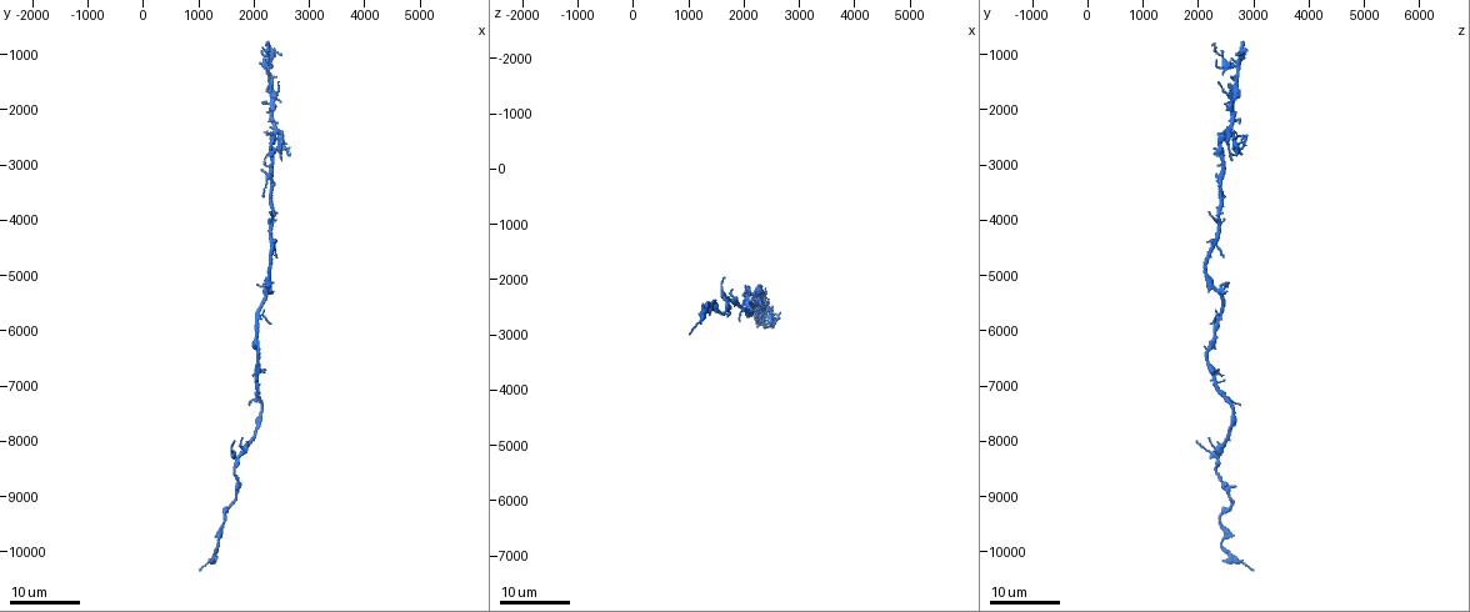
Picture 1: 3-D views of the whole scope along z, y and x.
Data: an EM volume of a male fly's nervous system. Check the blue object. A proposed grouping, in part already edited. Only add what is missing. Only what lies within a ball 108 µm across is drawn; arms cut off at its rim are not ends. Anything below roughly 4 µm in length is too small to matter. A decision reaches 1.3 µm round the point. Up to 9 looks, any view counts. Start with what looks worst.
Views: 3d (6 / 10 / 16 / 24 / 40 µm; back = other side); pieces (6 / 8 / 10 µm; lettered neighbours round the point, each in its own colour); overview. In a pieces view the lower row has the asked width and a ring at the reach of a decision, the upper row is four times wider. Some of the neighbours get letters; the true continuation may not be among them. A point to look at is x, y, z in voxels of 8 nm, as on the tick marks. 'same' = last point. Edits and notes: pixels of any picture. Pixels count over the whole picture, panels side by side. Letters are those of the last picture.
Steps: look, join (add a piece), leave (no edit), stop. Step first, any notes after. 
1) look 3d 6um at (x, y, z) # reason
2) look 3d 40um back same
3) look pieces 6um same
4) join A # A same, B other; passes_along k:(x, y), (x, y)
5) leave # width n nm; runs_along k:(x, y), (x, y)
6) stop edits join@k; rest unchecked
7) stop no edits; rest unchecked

look 3d 24um at (2650, 2800, 2650) # an open end

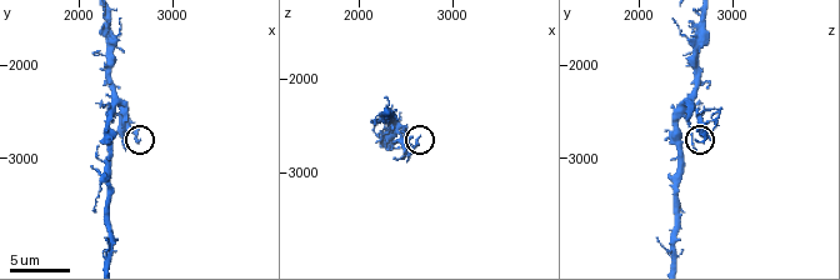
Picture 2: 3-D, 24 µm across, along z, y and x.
look pieces 6um at (2650, 2800, 2600) # what lies round it

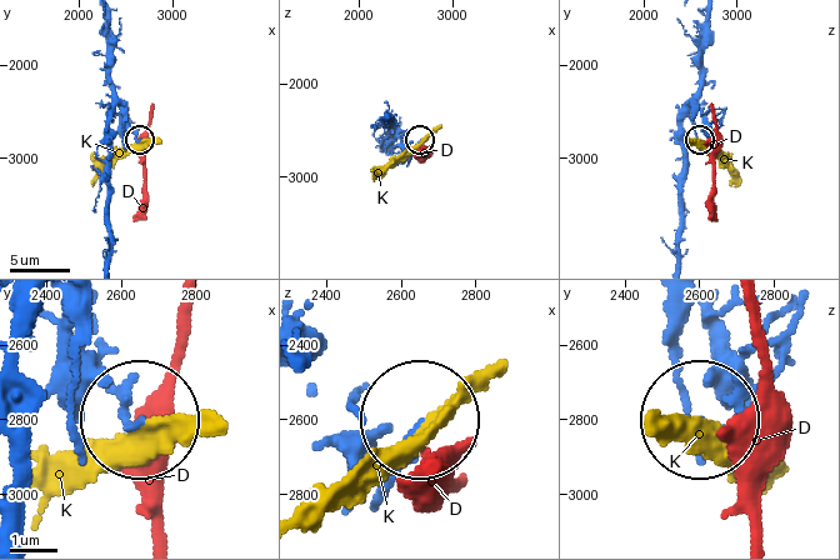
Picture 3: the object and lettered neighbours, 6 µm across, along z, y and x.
leave # width 120 nm; D other, K other; no lettered piece goes on from it

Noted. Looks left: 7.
look 3d 16um at (2200, 6750, 2350) # thin end

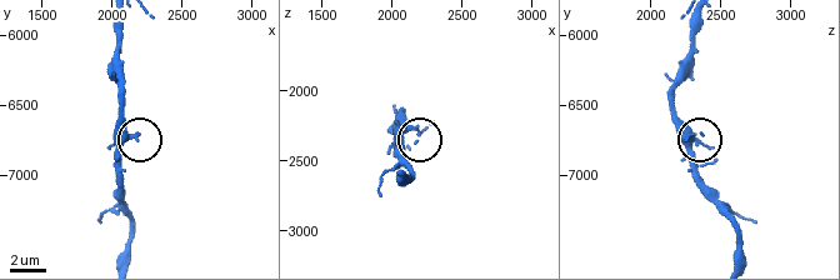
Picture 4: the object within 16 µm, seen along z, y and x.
look pieces 8um at (2180, 6720, 2380)

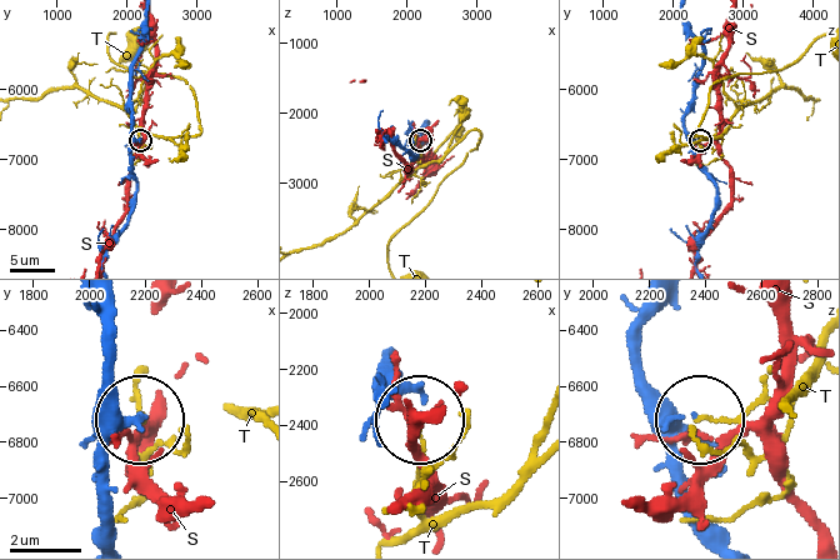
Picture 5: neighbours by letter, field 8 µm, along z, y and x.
leave # S other, T other; no lettered piece goes on from it

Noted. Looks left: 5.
look 3d 16um at (1000, 10300, 2950) # long arm stops here

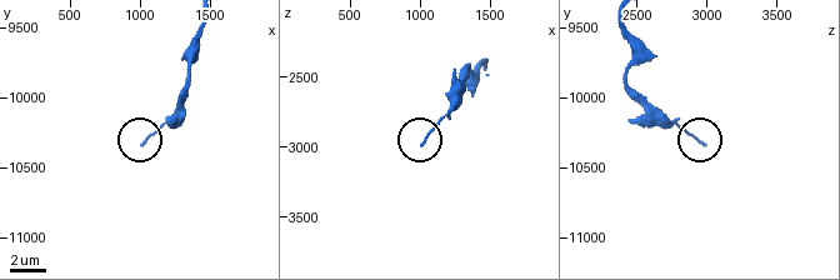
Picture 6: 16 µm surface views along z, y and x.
look pieces 10um at (1020, 10340, 2980)

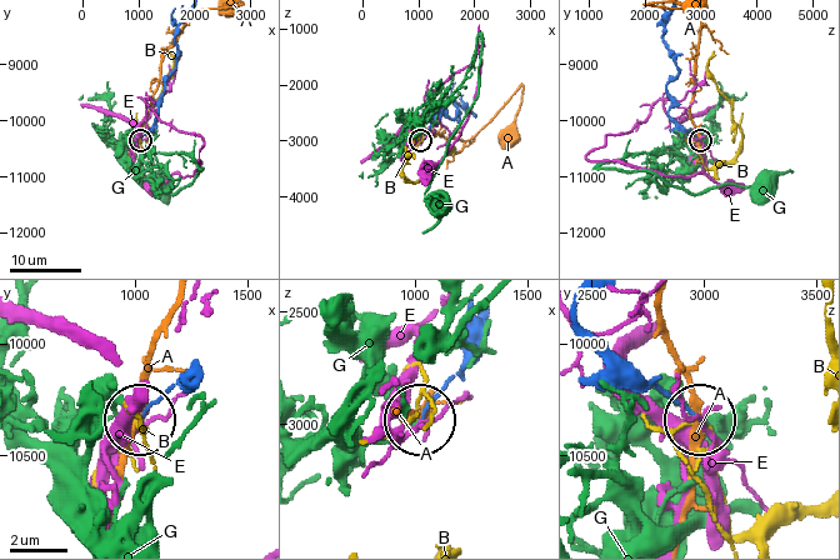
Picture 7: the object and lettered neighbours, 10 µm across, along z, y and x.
leave # A other, B other, E other, G other; runs_along 7:(663, 40), (678, 71), (666, 86), (669, 115), (699, 139); no lettered piece goes on from it

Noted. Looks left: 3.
look 3d 24um at (1650, 8000, 1950) # an open end

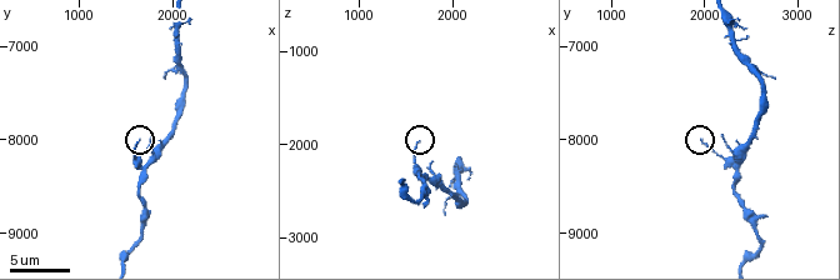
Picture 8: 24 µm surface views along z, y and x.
look pieces 10um at (1650, 8050, 1950)

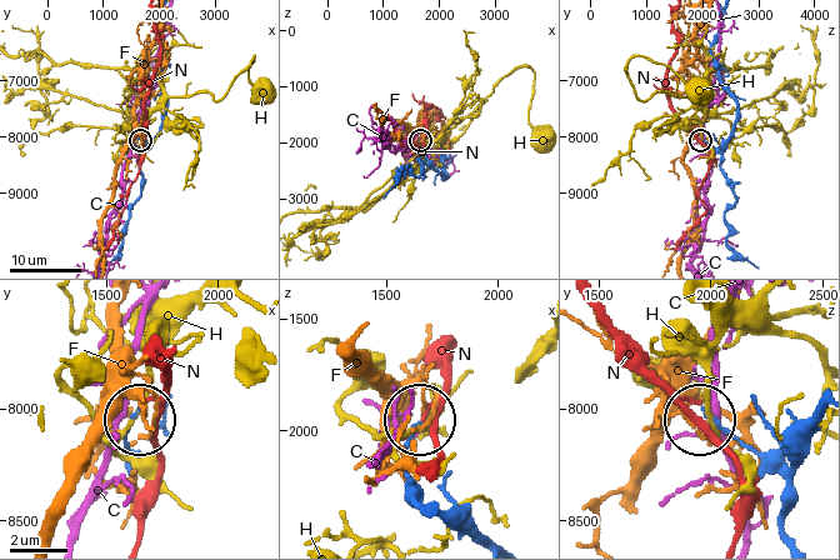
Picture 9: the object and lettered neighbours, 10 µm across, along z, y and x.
leave # C other, F other, H other, N other; none of them fits

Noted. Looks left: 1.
stop no edits; rest unchecked

